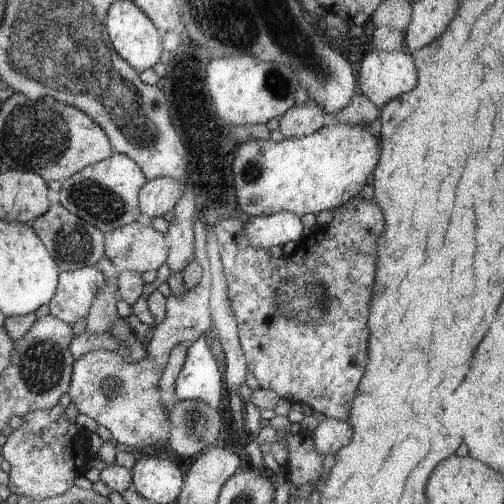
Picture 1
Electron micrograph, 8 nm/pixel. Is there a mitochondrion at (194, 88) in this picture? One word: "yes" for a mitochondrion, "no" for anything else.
no

